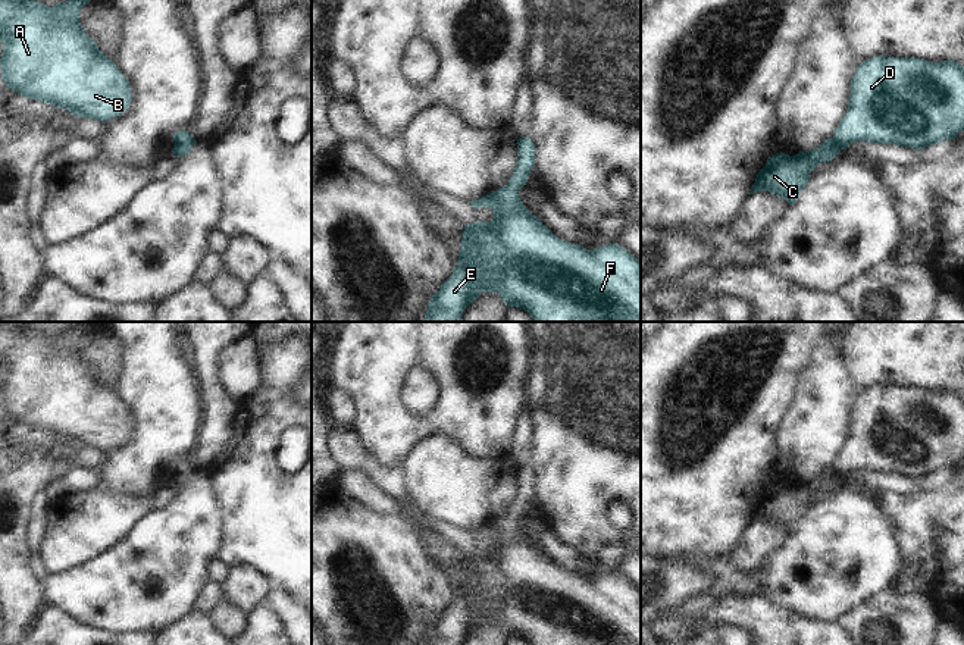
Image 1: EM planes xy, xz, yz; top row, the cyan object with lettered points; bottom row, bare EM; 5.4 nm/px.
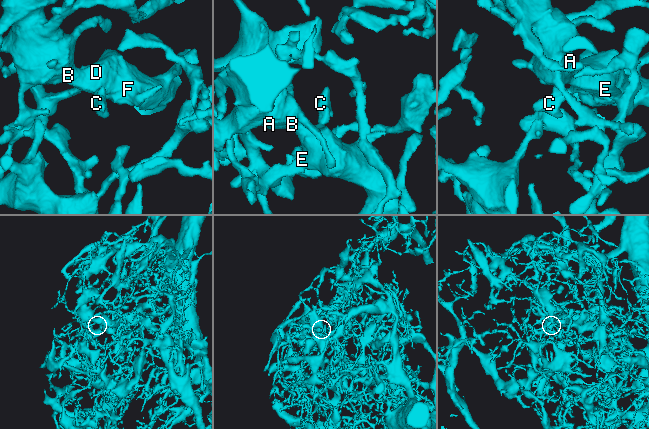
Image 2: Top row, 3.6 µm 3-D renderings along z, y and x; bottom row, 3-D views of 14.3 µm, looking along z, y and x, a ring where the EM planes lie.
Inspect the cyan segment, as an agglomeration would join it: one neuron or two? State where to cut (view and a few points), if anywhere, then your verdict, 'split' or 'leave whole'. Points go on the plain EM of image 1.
cut none; leave whole

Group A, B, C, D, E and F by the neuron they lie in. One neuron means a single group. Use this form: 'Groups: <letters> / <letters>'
Groups: A B C D E F.

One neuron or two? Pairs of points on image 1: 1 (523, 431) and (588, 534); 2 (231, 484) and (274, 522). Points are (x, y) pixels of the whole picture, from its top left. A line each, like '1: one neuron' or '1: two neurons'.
1: two neurons
2: one neuron

